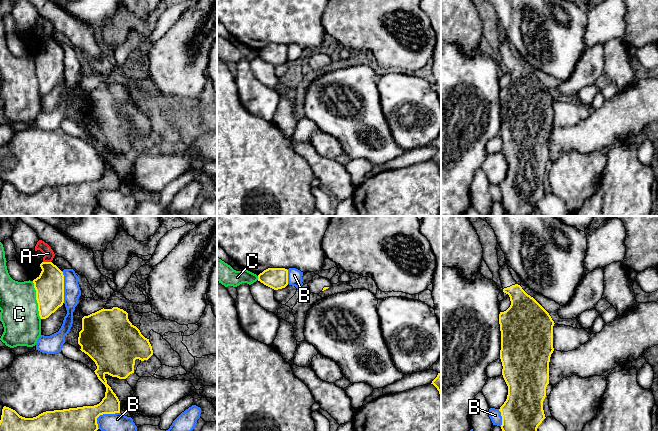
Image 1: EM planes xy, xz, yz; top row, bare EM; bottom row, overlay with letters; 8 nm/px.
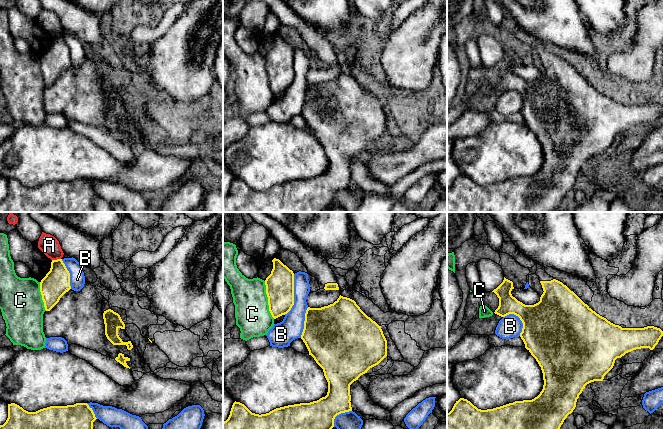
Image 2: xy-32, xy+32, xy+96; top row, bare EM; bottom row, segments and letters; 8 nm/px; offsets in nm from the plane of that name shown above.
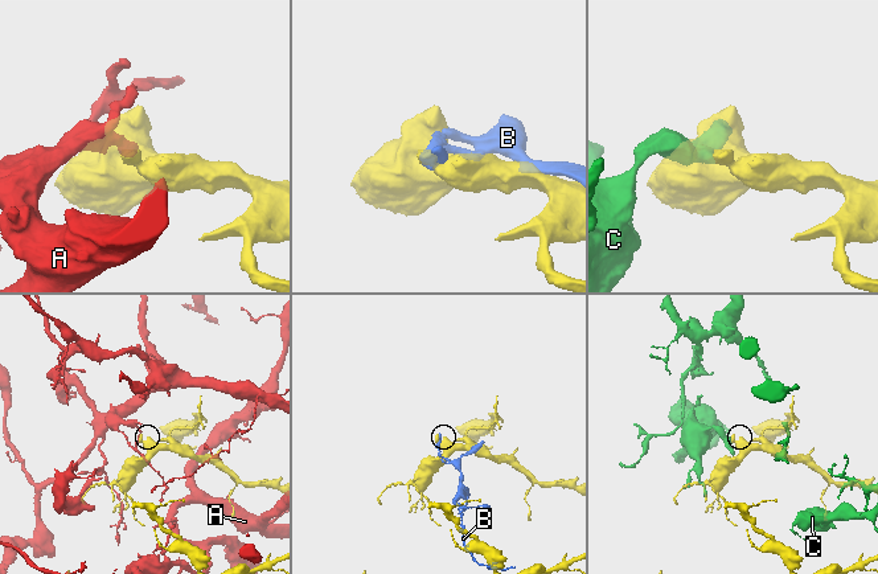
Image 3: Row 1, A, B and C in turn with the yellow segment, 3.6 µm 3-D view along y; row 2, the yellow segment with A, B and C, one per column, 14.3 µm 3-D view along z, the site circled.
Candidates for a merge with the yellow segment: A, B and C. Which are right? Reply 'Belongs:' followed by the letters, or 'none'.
Belongs: none

